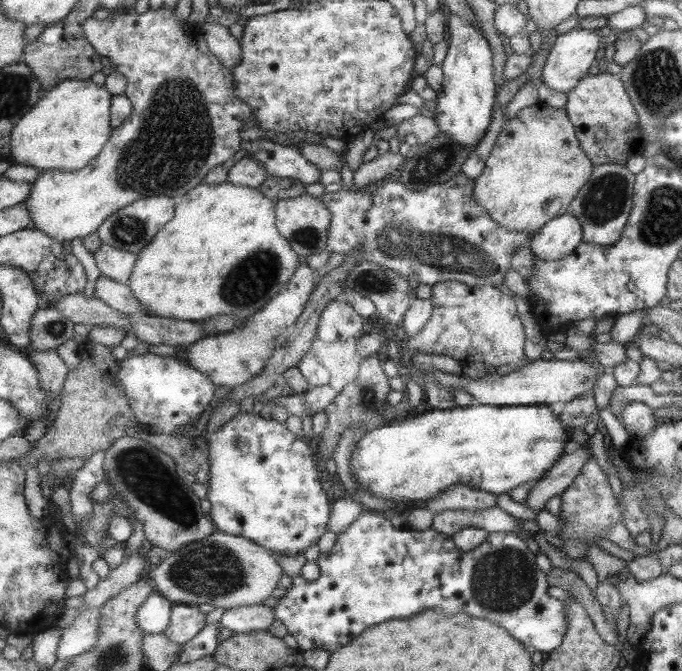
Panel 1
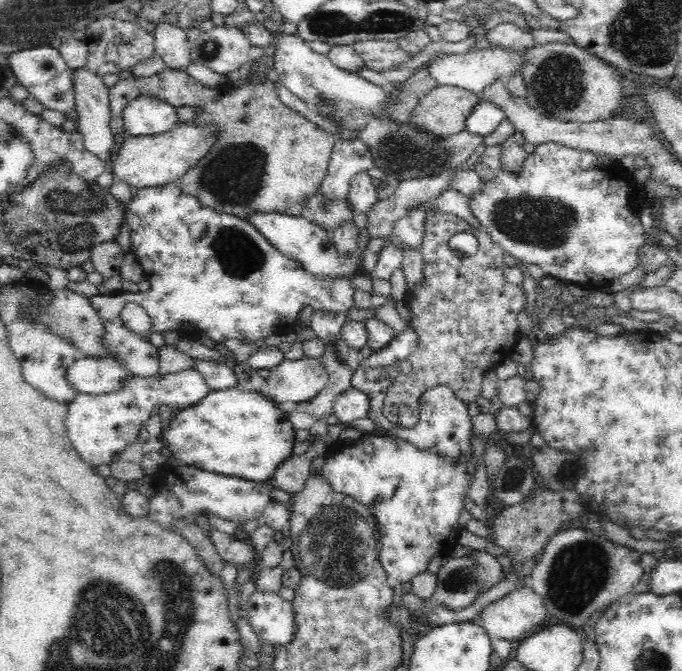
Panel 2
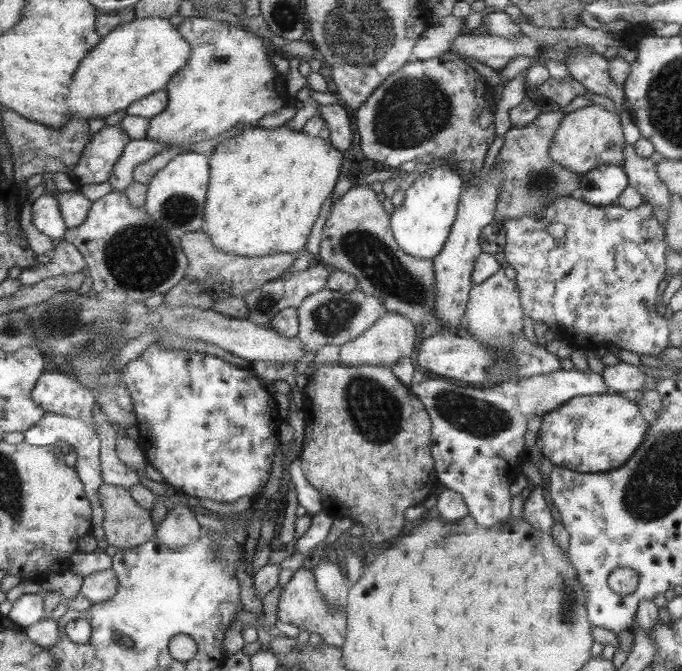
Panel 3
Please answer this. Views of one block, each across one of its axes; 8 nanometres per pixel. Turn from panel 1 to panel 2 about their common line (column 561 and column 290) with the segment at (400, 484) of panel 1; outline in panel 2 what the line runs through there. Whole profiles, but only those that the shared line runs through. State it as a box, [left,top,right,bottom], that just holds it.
[160,386,296,484]

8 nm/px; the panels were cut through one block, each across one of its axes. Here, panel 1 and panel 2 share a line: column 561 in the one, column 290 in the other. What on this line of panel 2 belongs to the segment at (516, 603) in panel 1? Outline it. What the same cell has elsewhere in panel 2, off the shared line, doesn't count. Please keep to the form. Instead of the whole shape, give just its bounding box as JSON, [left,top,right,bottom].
[248,594,296,646]

